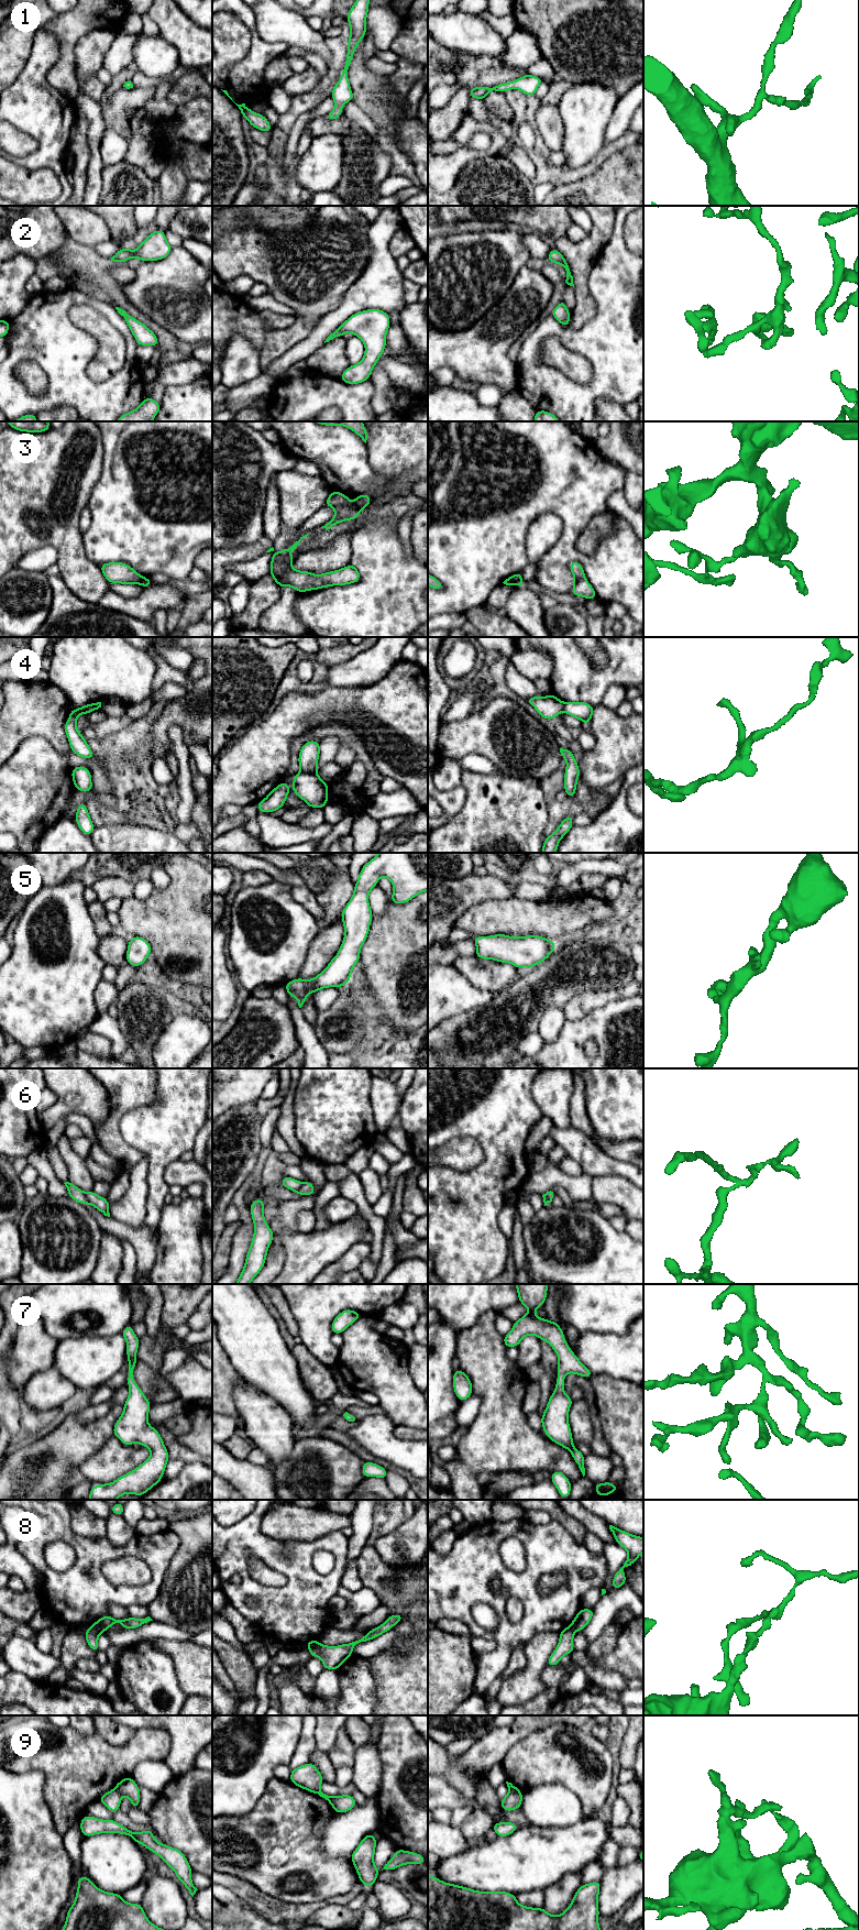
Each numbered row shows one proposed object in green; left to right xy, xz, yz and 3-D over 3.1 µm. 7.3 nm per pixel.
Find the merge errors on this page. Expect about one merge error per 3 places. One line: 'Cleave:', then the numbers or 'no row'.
Cleave: 3, 4, 6, 8, 9

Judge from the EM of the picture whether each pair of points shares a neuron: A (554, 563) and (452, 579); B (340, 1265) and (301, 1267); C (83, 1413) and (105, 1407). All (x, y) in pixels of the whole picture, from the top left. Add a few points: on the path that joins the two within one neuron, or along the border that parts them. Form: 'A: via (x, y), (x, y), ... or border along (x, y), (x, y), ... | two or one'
A: via (568, 523), (555, 505), (526, 505), (493, 538) | one
B: border along (349, 1249), (320, 1272) | two
C: via (88, 1413), (99, 1411) | one

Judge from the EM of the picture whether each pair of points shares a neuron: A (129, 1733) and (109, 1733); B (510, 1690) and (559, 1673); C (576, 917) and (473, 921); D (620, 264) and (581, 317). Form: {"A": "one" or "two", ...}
{"A": "one", "B": "two", "C": "one", "D": "two"}

